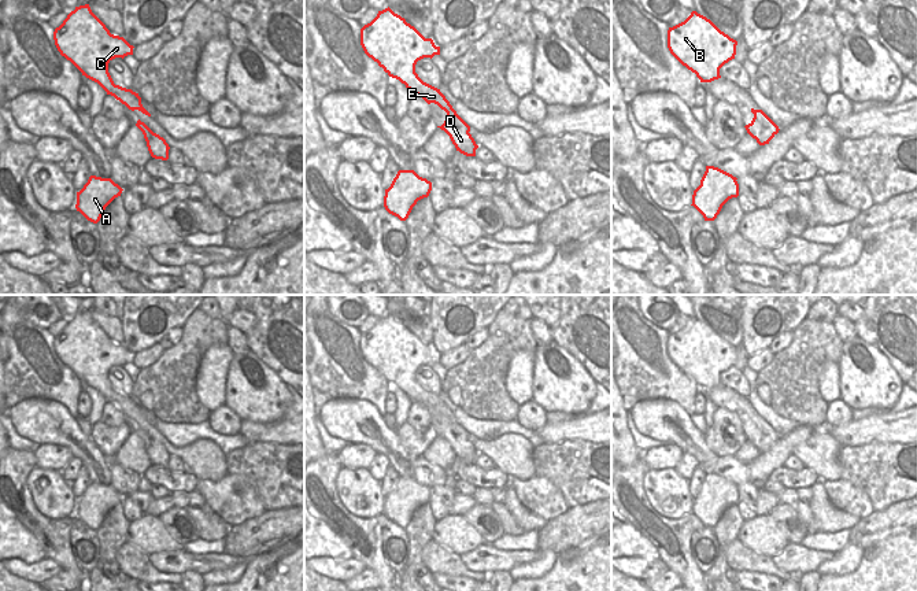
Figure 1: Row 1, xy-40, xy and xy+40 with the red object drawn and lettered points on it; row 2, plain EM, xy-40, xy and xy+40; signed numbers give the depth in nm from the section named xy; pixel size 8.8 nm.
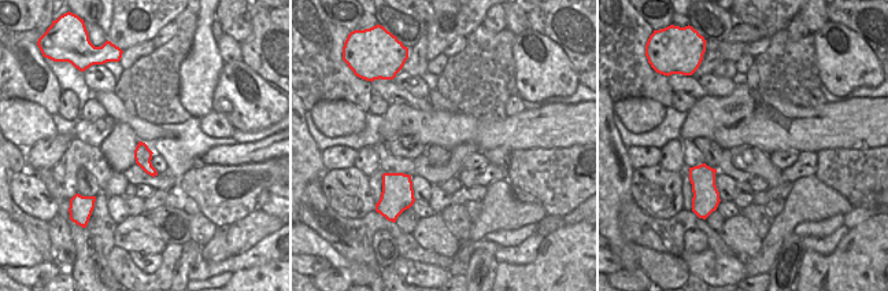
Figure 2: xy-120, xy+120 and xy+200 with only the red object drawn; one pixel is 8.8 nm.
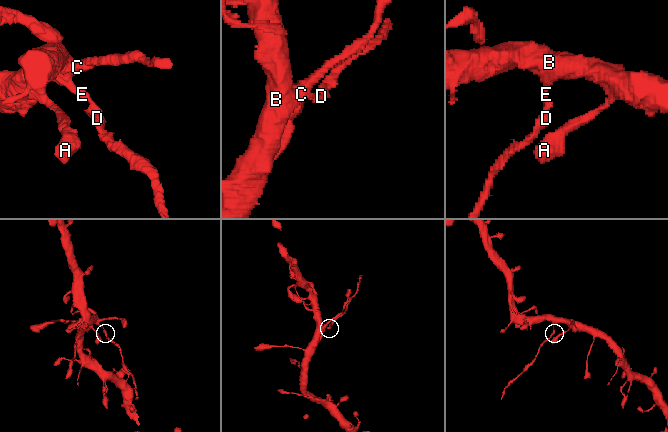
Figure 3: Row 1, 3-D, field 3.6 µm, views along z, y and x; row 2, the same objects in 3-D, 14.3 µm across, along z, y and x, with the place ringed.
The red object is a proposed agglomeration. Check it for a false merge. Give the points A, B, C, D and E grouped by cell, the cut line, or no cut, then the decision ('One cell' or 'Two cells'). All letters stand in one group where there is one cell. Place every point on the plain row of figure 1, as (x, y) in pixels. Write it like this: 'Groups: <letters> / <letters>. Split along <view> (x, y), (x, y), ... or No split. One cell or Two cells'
Groups: A B C E / D. Split along xy (447, 424), (468, 440). Two cells

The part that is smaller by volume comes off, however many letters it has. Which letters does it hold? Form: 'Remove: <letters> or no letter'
Remove: D

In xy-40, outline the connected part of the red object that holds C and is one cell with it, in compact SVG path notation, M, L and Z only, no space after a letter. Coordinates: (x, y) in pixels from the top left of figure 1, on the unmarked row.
M89 311L75 314L55 336L53 347L60 362L70 367L82 383L97 389L107 402L114 403L129 417L138 417L151 424L143 414L138 400L115 392L108 380L108 370L115 365L123 366L133 362L134 354L123 344L111 341L92 319Z

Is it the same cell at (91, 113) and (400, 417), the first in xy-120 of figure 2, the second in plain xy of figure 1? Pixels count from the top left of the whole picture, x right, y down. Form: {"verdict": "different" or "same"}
{"verdict": "different"}

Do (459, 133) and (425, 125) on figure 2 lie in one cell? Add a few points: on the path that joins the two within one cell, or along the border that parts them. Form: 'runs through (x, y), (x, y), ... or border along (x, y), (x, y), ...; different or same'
runs through (451, 129), (433, 128); same

